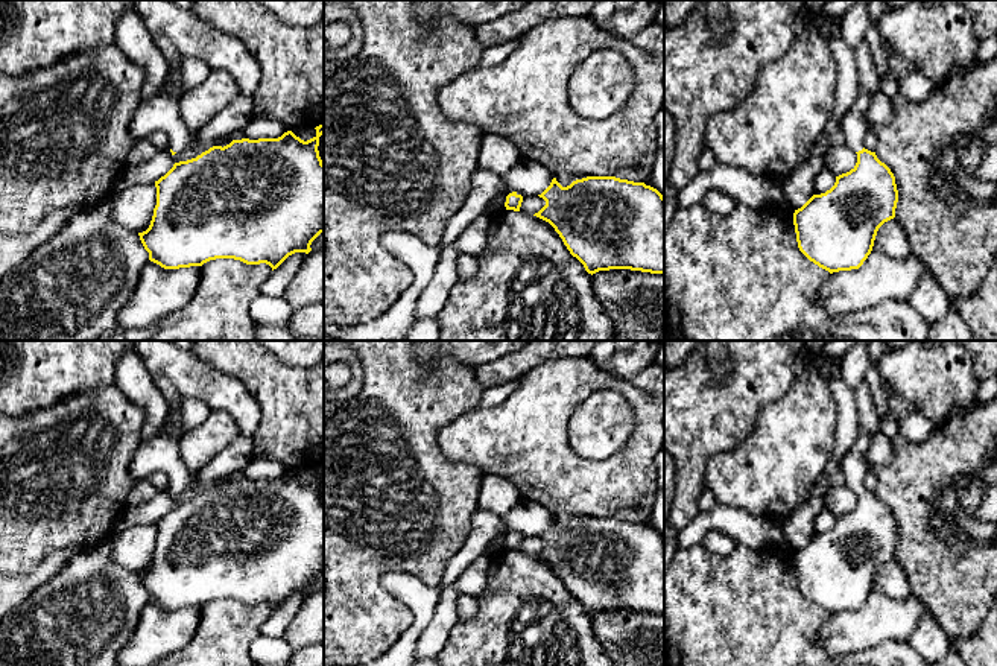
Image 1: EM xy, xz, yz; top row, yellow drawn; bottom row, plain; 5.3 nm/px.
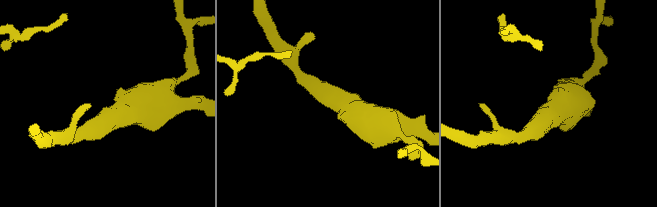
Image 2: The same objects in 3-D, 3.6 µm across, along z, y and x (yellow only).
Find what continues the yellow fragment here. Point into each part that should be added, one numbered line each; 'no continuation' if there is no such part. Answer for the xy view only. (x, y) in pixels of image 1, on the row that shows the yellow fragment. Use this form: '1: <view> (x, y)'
1: xy (160, 113)

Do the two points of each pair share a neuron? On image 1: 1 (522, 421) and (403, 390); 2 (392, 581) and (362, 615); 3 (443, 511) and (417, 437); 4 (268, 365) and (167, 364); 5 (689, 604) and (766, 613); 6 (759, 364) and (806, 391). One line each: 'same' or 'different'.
1: different
2: different
3: same
4: different
5: same
6: different

